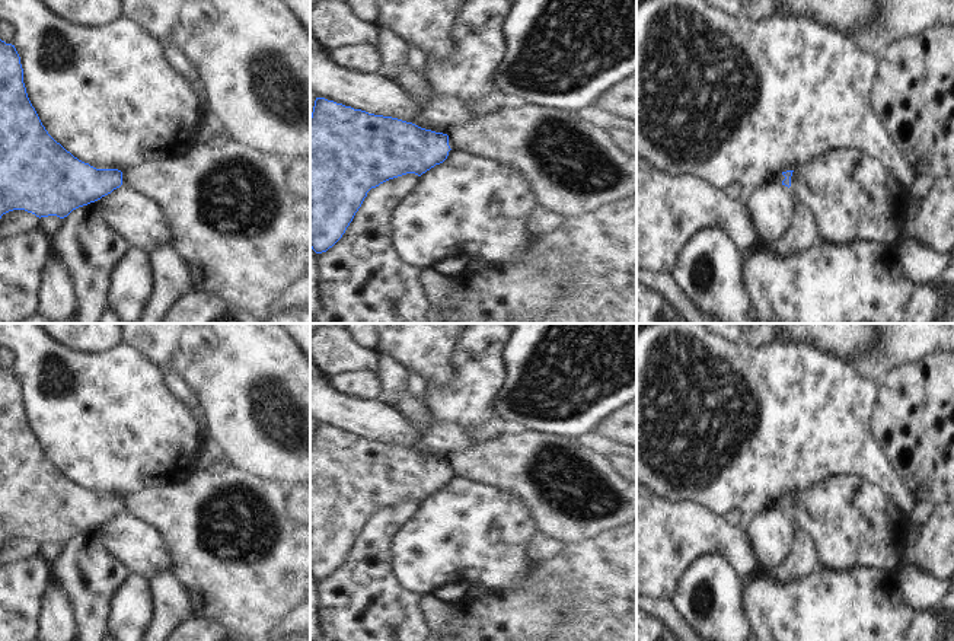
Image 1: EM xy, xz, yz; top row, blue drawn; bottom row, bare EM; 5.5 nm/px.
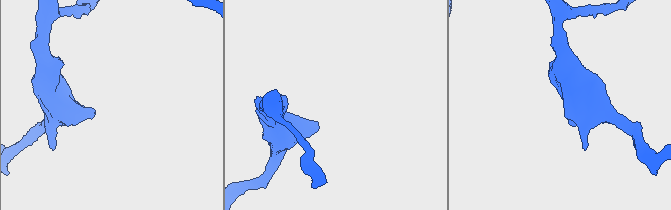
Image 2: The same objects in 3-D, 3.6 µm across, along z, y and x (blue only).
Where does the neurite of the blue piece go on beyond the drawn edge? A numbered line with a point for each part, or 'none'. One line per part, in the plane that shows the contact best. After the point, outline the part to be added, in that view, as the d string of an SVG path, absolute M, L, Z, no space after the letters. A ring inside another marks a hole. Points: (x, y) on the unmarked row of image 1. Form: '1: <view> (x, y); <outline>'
none

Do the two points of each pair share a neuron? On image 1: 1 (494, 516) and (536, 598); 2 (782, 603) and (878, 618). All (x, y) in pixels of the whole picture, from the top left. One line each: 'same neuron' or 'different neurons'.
1: different neurons
2: same neuron

